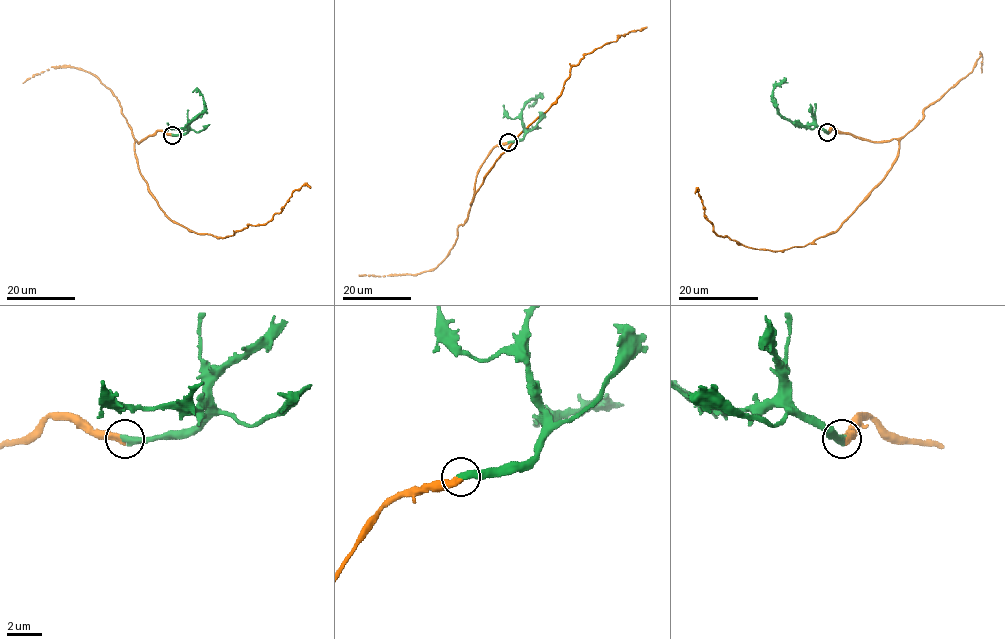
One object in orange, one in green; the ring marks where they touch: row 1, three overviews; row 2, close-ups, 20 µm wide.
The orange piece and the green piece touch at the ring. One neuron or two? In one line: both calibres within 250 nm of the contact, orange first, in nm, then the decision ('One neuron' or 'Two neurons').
Thickness 400 nm (orange) against 440 nm. One neuron

